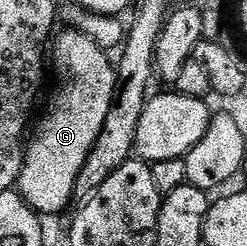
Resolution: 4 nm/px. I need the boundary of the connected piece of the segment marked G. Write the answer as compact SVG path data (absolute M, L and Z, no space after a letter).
M70 28L63 35L56 37L53 42L53 54L55 50L55 74L59 77L59 83L55 86L55 95L51 98L51 103L47 106L47 115L39 122L39 127L30 135L29 141L26 143L23 151L23 167L19 173L19 181L17 183L18 193L23 195L23 199L27 201L28 206L32 206L36 214L40 216L48 216L47 214L59 214L71 202L71 197L76 197L77 191L75 185L77 184L77 176L81 172L81 168L85 164L85 160L89 156L89 152L93 148L93 144L97 144L97 136L101 132L101 128L105 124L105 115L109 113L109 104L113 100L113 92L115 91L115 66L109 59L108 51L101 49L91 37L87 34L81 33L78 28Z

